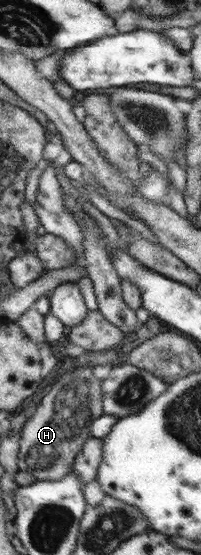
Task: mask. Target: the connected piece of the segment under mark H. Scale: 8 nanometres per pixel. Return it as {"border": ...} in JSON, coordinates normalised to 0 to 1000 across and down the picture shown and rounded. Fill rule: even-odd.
{"border":[[[493,661],[323,668],[313,683],[249,697],[159,751],[119,762],[100,847],[144,849],[189,867],[289,867],[358,845],[388,816],[468,789],[458,764],[522,746],[507,701],[522,670]]]}

